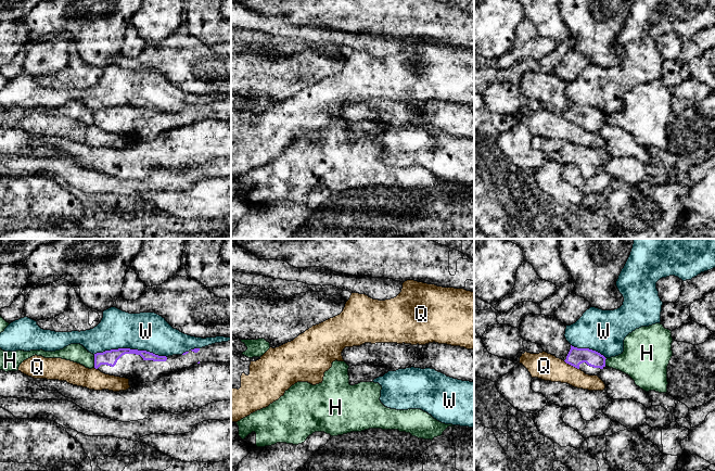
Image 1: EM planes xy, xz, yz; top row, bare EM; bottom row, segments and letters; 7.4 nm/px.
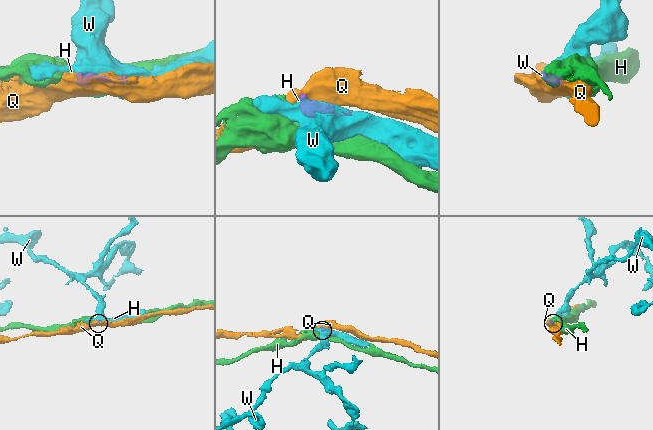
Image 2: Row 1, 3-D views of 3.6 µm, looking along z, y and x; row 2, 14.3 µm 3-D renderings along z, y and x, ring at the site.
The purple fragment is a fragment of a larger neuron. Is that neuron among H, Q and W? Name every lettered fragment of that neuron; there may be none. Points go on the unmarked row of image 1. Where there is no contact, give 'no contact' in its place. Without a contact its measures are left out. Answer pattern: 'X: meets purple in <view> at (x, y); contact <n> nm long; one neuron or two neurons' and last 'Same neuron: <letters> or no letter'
H: meets purple in xy at (94, 118); contact 100 nm long; two neurons
Q: meets purple in yz at (571, 122); contact 140 nm long; two neurons
W: meets purple in xy at (129, 105); contact 550 nm long; two neurons
Same neuron: no letter

